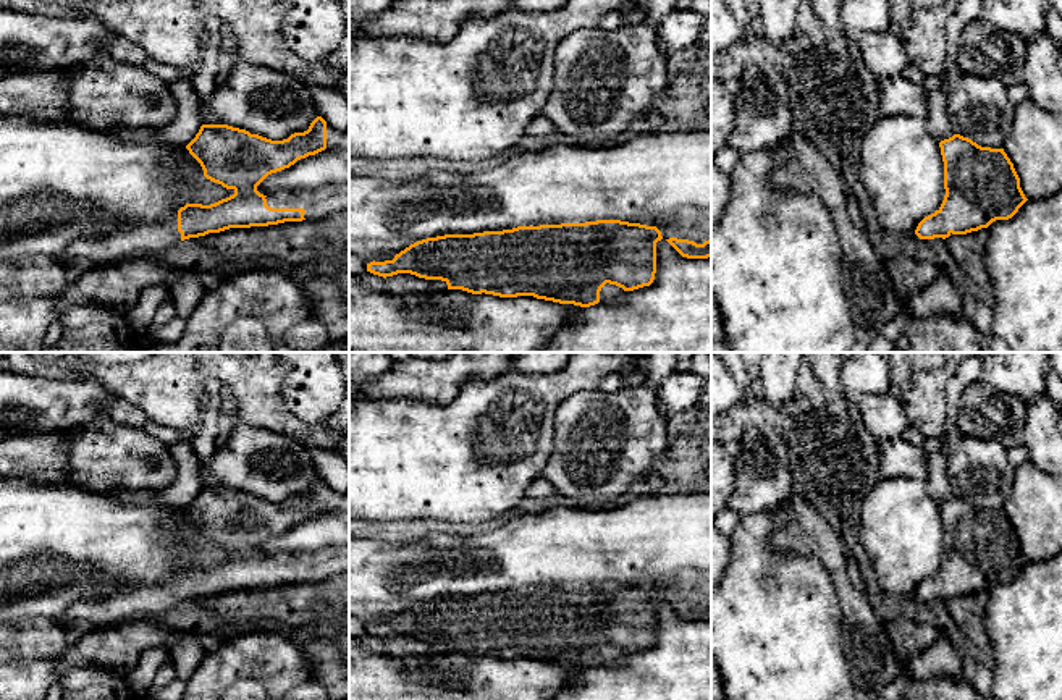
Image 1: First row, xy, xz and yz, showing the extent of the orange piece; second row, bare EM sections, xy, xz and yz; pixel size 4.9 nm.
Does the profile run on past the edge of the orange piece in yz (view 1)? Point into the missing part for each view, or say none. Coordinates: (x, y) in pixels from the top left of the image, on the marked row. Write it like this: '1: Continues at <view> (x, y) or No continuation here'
1: No continuation here

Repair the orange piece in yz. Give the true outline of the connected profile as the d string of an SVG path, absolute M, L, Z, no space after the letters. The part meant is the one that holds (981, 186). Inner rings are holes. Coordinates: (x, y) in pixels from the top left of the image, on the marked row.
M960 134L941 141L939 147L944 162L946 196L941 207L918 223L915 234L920 239L946 239L950 234L967 234L988 228L996 220L1012 218L1028 200L1004 149L981 147Z

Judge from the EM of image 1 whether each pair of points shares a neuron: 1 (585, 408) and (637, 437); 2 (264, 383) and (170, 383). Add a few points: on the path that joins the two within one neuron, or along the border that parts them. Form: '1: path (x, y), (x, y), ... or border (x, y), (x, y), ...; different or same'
1: path (598, 421), (613, 435), (624, 435); same
2: path (241, 369), (201, 369), (193, 372); same

